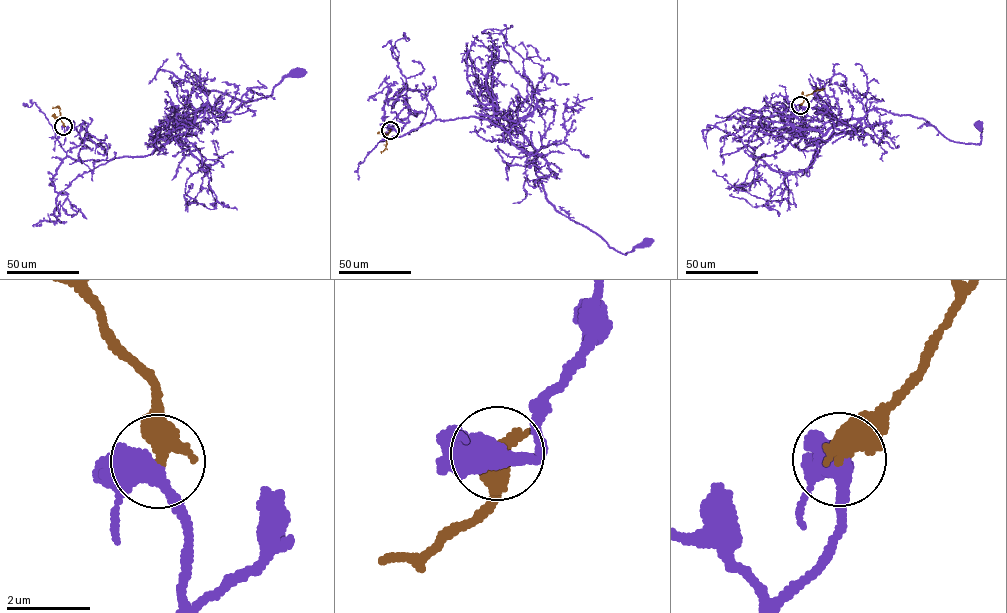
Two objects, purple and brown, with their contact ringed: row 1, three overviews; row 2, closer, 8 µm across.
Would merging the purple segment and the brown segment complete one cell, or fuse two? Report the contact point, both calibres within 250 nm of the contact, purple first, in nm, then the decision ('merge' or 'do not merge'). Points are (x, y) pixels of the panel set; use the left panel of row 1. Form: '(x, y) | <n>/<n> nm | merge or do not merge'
(63, 126) | 500/550 nm | merge

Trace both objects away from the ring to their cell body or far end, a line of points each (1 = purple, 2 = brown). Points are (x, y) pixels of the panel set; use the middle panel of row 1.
1: (390, 130), (390, 138), (434, 120), (488, 120), (537, 153), (536, 174), (559, 212), (624, 254), (648, 242)
2: (390, 130), (386, 135), (385, 148), (381, 151)

